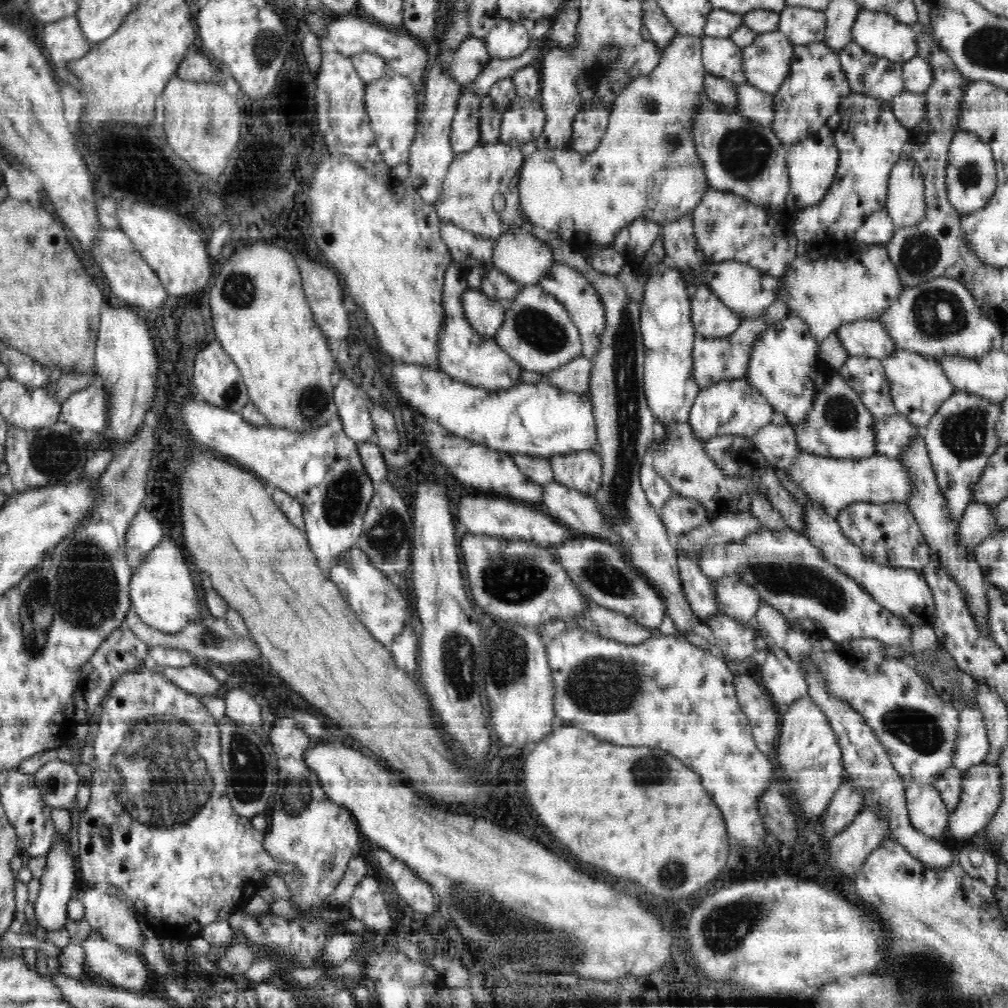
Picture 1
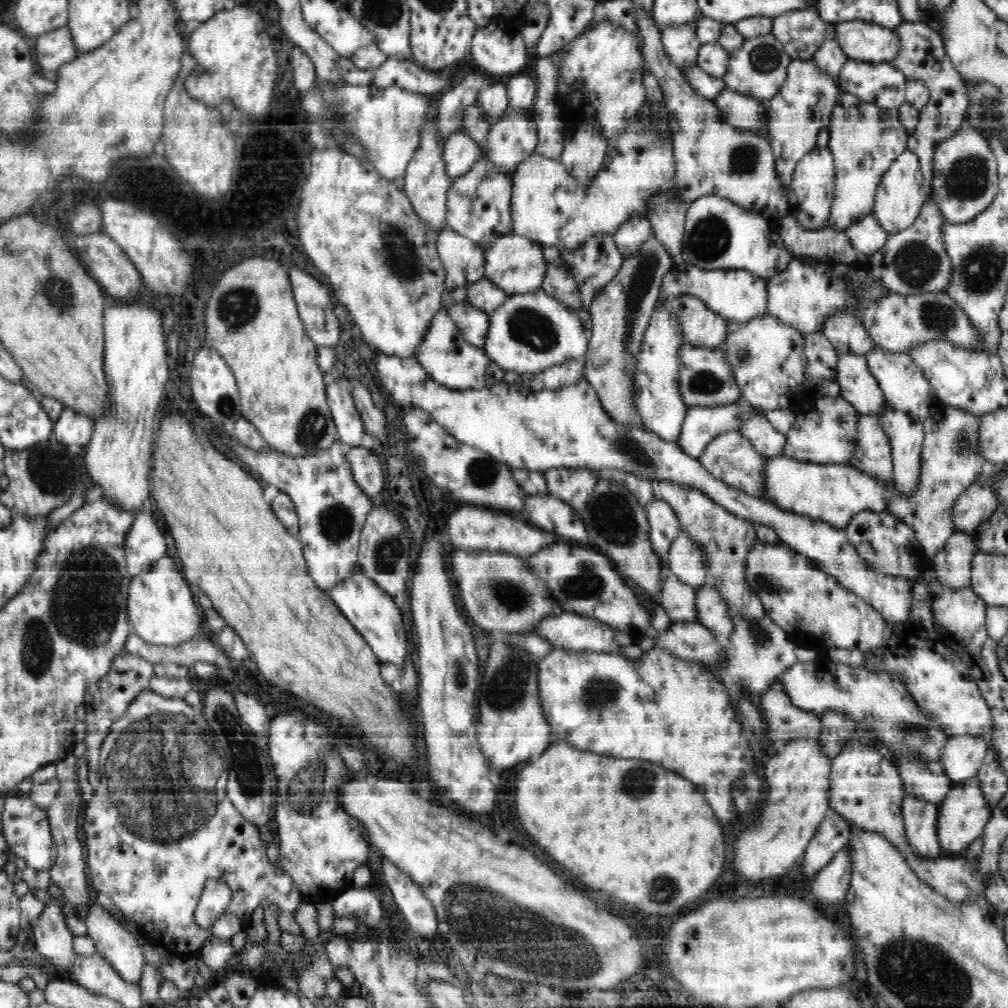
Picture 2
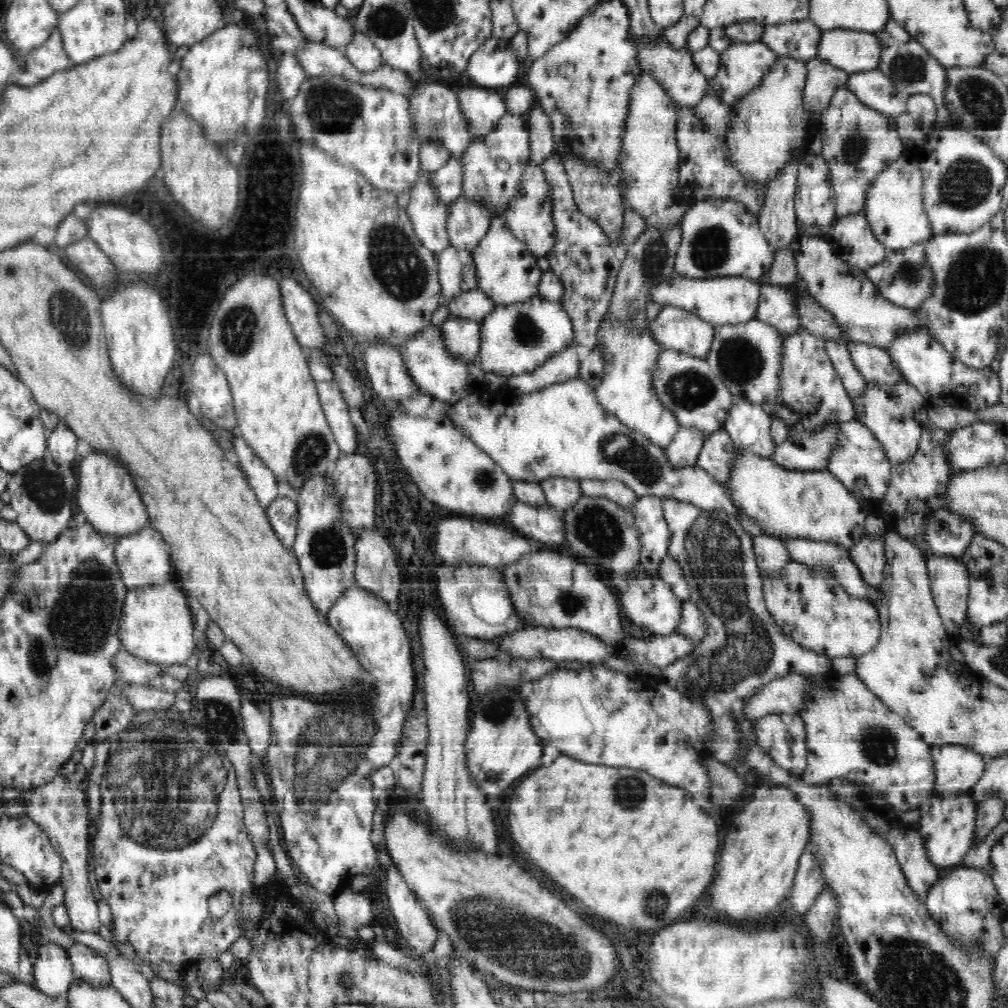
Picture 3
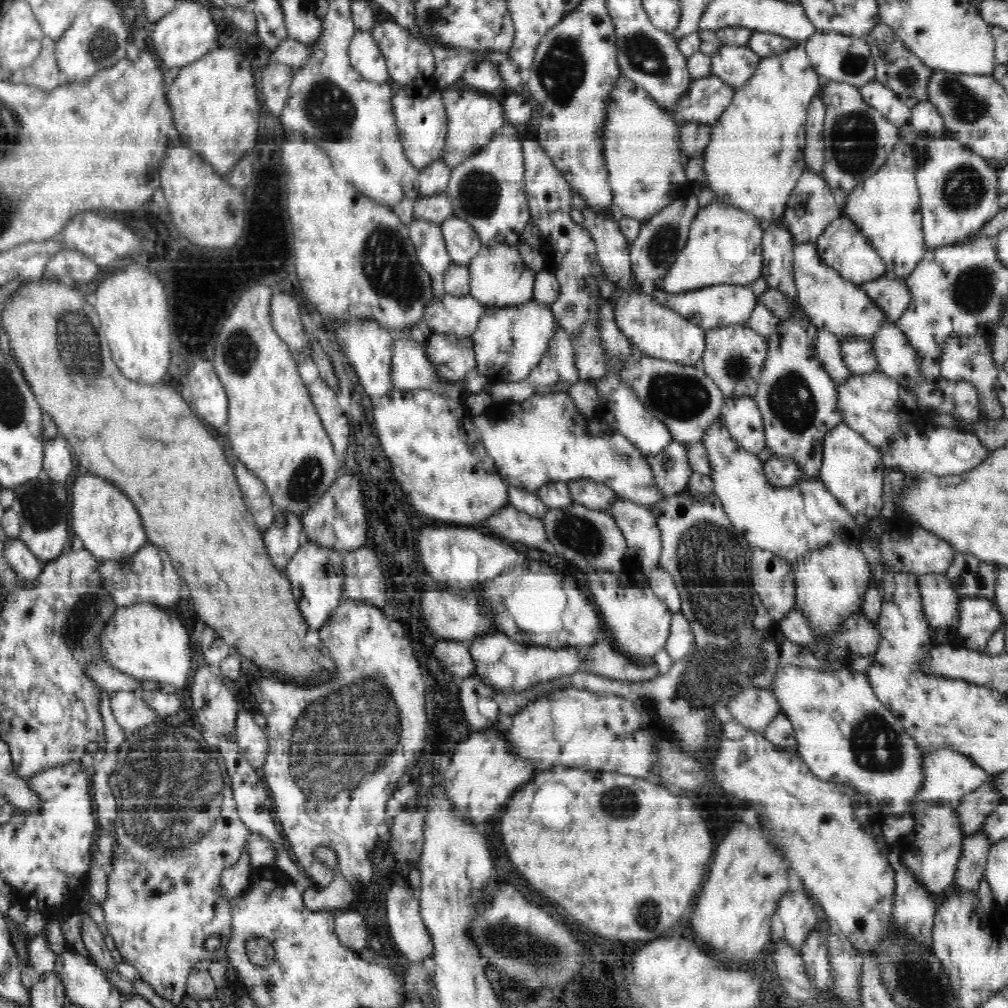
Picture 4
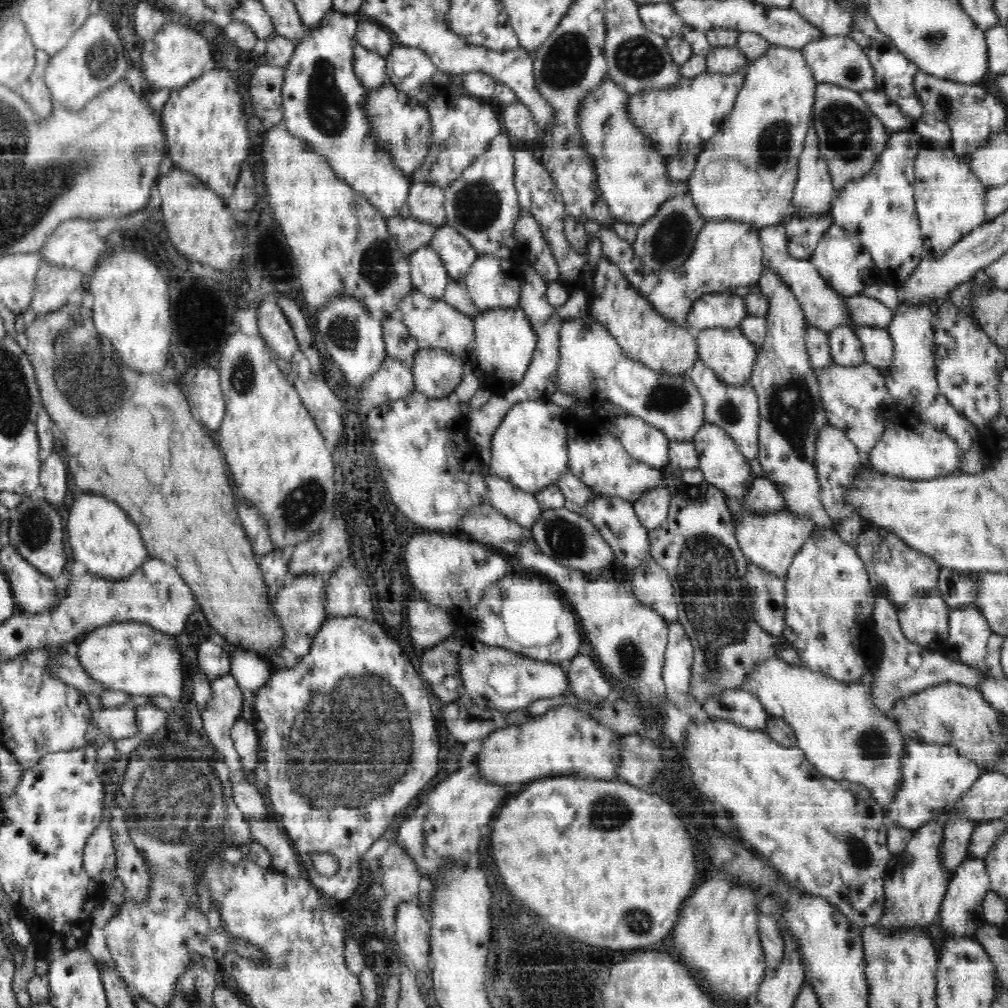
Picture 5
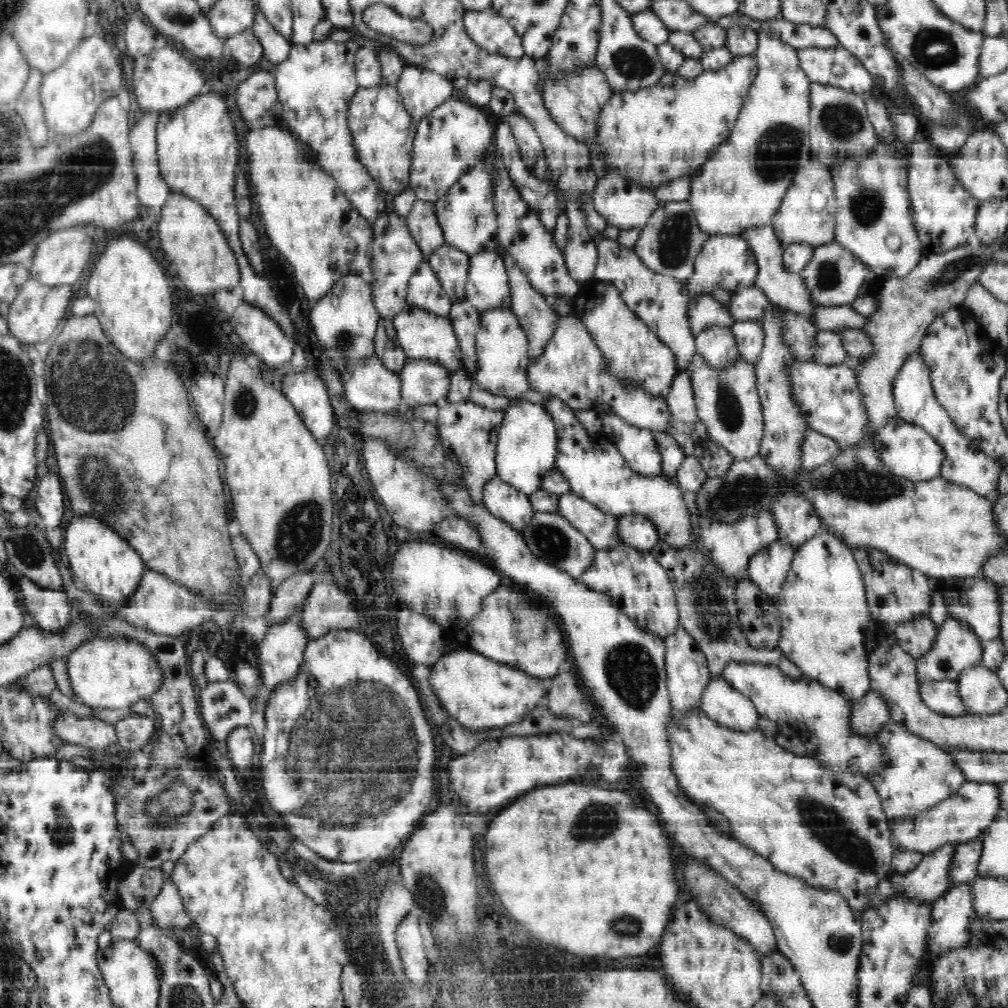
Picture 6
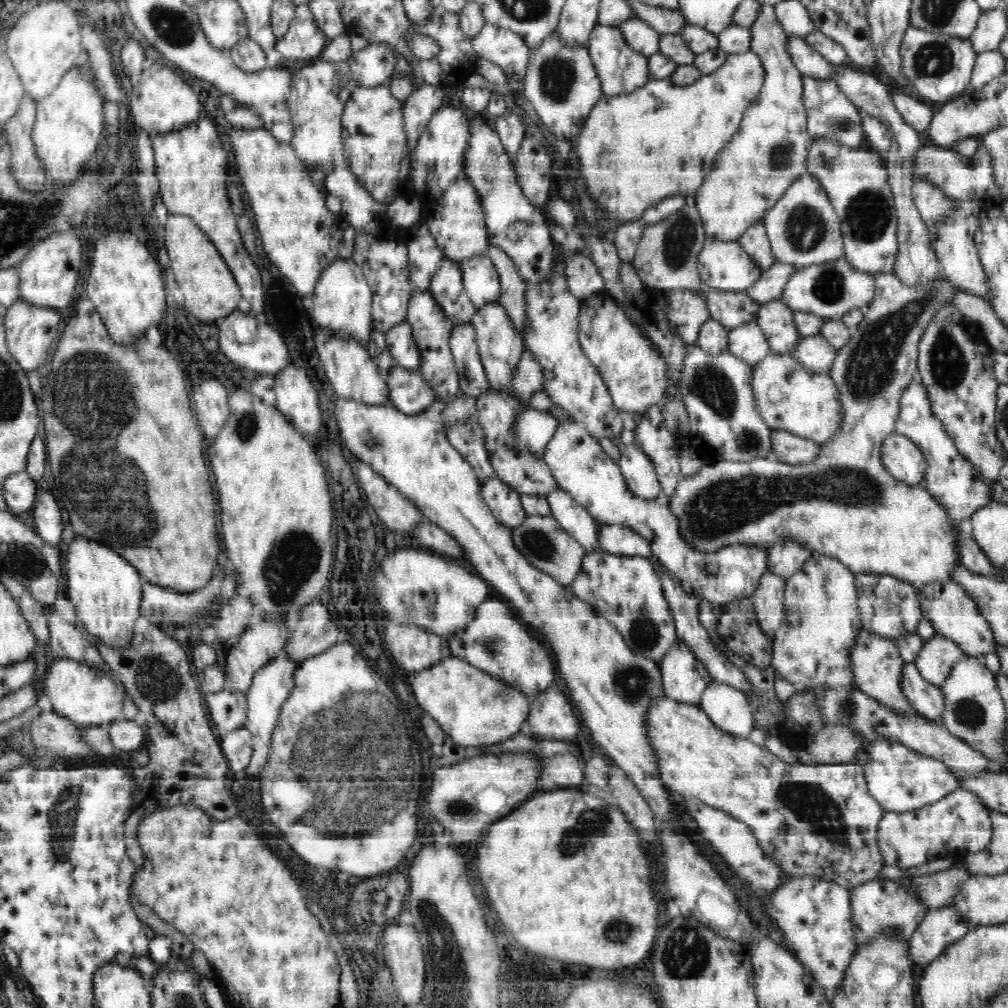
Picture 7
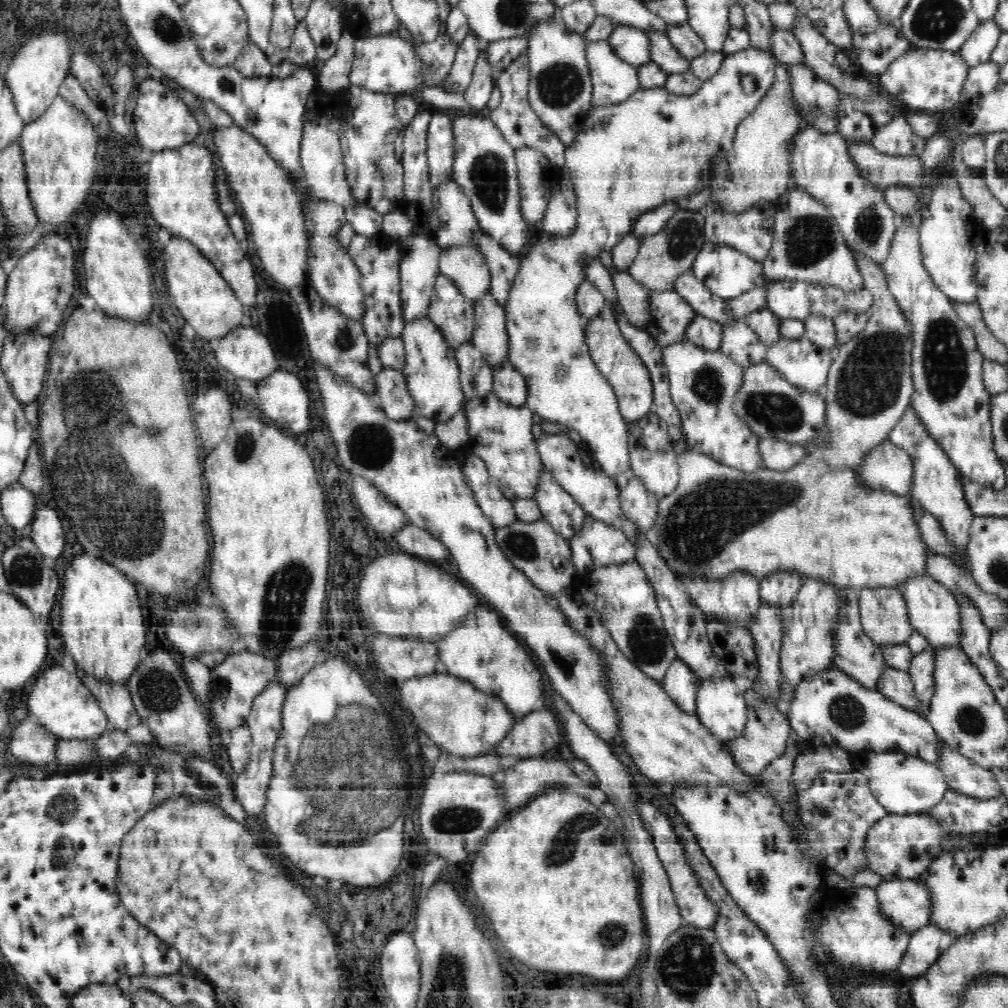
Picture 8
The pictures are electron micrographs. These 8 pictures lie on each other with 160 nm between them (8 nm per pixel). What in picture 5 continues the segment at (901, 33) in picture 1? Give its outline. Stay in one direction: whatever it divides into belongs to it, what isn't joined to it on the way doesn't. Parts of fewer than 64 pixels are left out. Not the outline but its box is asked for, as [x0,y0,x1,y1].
[801,36,877,93]

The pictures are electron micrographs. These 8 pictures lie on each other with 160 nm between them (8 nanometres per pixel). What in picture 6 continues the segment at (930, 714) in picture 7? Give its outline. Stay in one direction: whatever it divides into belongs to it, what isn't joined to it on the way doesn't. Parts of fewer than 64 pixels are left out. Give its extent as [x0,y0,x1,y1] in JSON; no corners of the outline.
[919,681,967,717]

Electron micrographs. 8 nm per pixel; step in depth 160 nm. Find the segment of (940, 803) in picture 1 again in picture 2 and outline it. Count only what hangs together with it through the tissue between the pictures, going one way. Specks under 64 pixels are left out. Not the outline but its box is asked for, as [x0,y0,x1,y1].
[901,796,941,860]

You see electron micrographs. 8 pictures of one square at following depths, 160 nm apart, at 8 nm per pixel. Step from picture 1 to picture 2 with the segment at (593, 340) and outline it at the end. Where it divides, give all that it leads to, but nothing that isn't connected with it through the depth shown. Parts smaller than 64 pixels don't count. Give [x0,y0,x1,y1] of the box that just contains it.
[541,263,592,335]

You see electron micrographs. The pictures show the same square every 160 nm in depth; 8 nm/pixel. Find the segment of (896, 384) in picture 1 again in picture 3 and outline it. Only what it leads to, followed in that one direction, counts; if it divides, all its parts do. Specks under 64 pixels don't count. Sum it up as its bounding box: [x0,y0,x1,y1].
[848,341,902,383]

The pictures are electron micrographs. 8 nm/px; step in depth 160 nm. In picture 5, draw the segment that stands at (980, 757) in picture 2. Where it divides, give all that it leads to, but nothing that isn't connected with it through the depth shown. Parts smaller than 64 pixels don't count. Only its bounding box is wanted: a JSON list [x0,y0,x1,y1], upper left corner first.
[883,741,984,830]

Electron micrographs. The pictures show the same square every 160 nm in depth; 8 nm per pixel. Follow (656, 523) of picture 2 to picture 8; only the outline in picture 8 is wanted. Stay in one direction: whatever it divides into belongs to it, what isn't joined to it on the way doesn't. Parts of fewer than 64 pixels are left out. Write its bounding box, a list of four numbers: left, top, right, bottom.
[534,469,588,541]

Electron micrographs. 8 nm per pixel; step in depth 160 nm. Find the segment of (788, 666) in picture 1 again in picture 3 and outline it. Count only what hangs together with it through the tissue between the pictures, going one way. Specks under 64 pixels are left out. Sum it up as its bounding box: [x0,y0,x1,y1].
[754,713,806,770]

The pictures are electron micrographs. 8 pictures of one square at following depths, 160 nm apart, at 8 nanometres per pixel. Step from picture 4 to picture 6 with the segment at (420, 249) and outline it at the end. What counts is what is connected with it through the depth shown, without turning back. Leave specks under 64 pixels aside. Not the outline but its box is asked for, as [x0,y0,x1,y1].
[407,260,453,317]

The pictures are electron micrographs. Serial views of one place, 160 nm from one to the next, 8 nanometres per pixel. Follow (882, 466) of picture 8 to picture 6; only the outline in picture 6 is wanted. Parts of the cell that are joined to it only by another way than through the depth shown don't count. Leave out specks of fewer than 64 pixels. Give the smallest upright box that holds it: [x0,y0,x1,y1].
[874,418,943,482]

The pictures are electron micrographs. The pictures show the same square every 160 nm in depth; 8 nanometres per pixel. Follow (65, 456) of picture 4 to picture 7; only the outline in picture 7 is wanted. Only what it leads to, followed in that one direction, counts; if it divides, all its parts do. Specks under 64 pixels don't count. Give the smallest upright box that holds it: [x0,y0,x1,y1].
[32,492,64,546]

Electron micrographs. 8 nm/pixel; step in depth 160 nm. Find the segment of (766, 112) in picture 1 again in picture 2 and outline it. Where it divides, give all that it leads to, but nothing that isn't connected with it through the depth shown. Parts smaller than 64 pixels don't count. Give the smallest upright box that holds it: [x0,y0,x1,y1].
[713,89,764,132]

